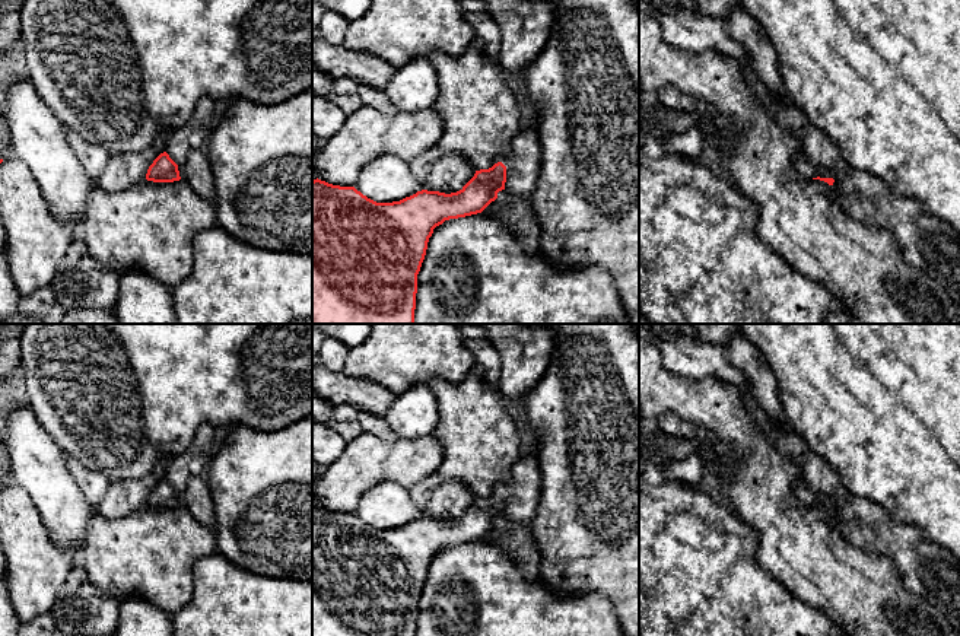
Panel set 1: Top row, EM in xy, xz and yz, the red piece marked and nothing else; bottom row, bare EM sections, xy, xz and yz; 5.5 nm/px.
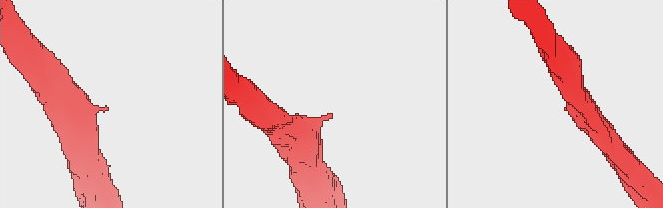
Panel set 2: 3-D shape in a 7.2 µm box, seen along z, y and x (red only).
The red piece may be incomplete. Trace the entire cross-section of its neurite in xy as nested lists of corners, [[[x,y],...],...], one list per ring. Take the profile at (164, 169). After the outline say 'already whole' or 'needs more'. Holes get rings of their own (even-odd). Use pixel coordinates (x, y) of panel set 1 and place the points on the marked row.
[[[194,149],[182,165],[177,165],[166,152],[160,153],[149,166],[147,181],[187,181],[193,191],[209,201],[216,200],[214,178],[206,152]]]; needs more

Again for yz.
[[[802,147],[795,152],[792,165],[802,179],[820,179],[829,185],[833,185],[836,179],[836,175],[830,169],[814,165]]]; needs more

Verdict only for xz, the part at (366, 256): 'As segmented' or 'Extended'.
Extended

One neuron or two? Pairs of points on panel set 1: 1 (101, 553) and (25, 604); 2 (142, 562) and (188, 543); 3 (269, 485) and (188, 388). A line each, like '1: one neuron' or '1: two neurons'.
1: two neurons
2: one neuron
3: two neurons

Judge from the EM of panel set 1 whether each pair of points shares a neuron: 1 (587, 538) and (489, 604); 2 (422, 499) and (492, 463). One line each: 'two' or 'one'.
1: two
2: one

